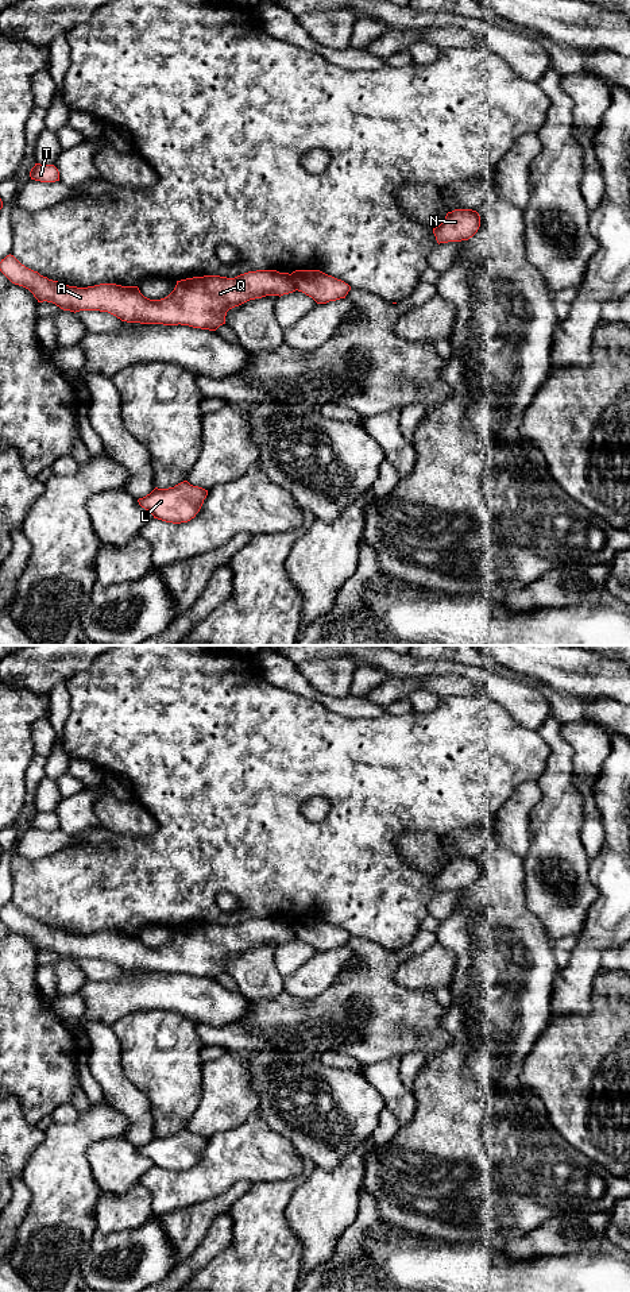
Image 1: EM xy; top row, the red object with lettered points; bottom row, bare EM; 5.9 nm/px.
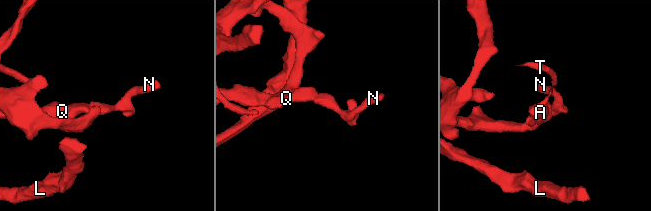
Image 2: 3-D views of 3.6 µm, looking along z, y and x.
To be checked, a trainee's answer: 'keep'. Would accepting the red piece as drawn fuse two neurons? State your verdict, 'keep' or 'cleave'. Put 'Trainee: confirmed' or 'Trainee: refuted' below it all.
cleave
Trainee: refuted

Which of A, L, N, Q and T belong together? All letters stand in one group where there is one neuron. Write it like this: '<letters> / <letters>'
A L Q T / N

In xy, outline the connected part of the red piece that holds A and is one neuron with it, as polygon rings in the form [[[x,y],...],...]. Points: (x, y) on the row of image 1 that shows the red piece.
[[[7,255],[0,262],[0,271],[15,285],[28,289],[38,302],[53,302],[63,311],[100,311],[108,312],[121,321],[140,324],[189,325],[193,328],[216,331],[225,324],[227,312],[250,300],[266,296],[283,296],[297,290],[291,274],[277,270],[256,270],[240,274],[235,278],[220,275],[193,277],[177,281],[174,290],[165,298],[150,300],[138,286],[121,286],[116,284],[100,284],[88,288],[69,286],[49,279],[22,265],[13,255]]]

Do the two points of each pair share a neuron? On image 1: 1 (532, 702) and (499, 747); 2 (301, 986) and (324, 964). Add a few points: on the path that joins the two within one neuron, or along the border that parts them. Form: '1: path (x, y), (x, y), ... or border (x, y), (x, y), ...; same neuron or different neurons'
1: border (495, 701), (518, 724), (536, 731); different neurons
2: path (308, 983), (320, 971); same neuron

